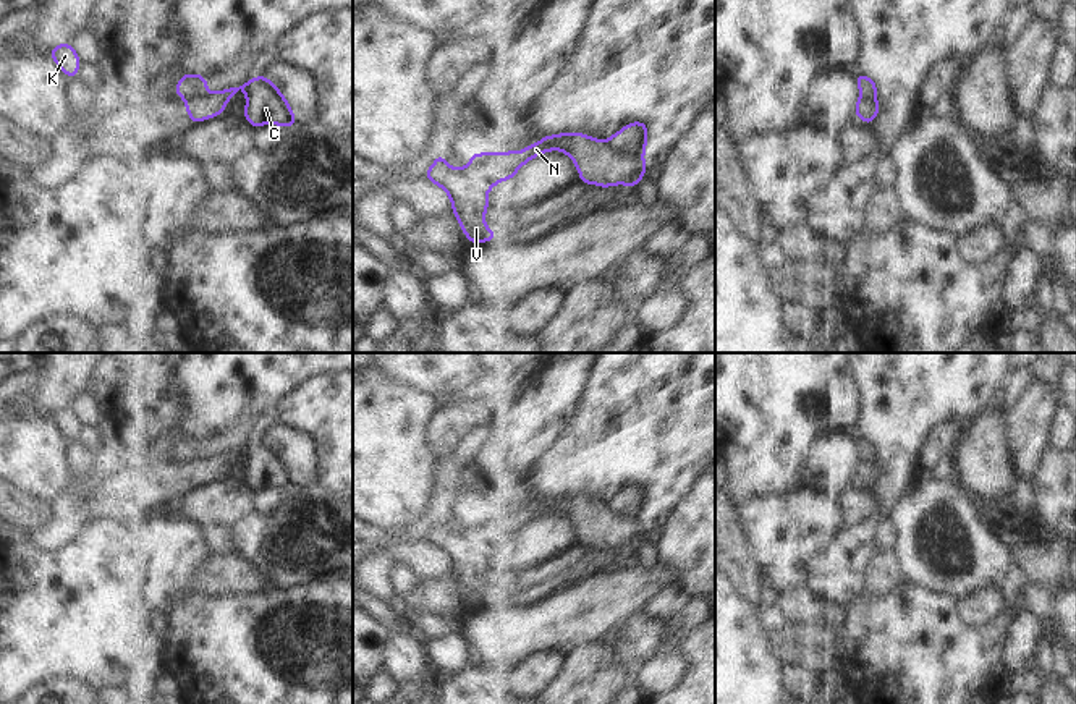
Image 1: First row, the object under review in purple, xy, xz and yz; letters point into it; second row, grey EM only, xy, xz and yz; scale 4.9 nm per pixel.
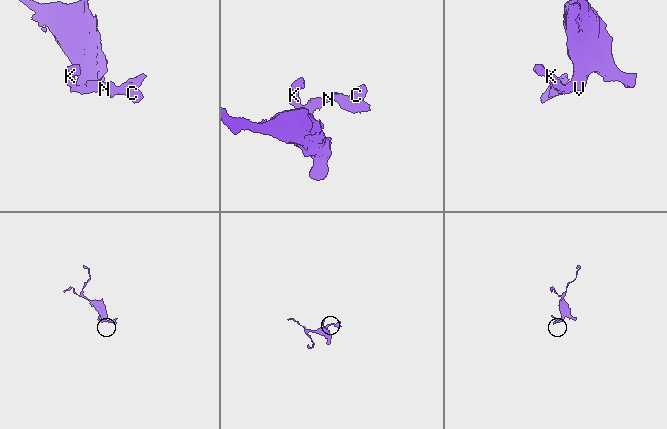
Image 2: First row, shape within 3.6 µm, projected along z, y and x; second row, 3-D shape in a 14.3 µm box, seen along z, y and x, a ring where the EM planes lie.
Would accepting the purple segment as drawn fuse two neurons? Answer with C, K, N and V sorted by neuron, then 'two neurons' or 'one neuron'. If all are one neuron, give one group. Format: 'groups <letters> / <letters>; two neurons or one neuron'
groups C / K N V; two neurons

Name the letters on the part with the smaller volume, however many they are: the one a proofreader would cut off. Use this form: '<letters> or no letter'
C

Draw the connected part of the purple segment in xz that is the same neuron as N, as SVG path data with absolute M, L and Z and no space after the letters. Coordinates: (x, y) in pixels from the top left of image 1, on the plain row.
M545 498L519 515L472 516L466 531L451 531L437 516L434 528L426 534L426 541L448 555L453 576L471 605L492 604L497 596L489 592L484 584L489 570L487 553L500 542L510 544L523 526L552 513L555 507L553 498Z

